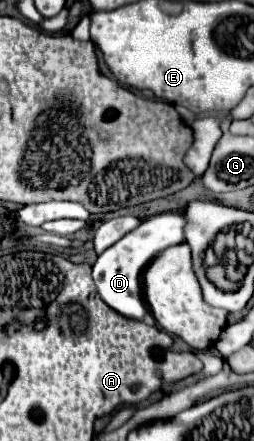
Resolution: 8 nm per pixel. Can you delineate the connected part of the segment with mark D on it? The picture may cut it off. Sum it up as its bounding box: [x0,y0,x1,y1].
[93,213,187,319]

